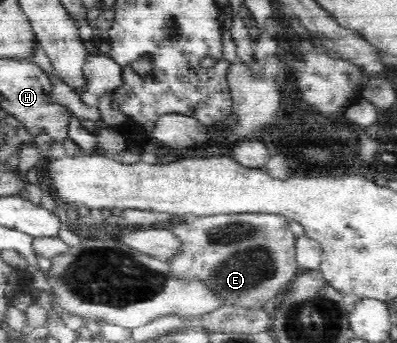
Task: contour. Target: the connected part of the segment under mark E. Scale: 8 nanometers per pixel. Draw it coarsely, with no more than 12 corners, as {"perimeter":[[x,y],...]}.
{"perimeter":[[283,215],[171,226],[172,276],[264,309],[301,272]]}

